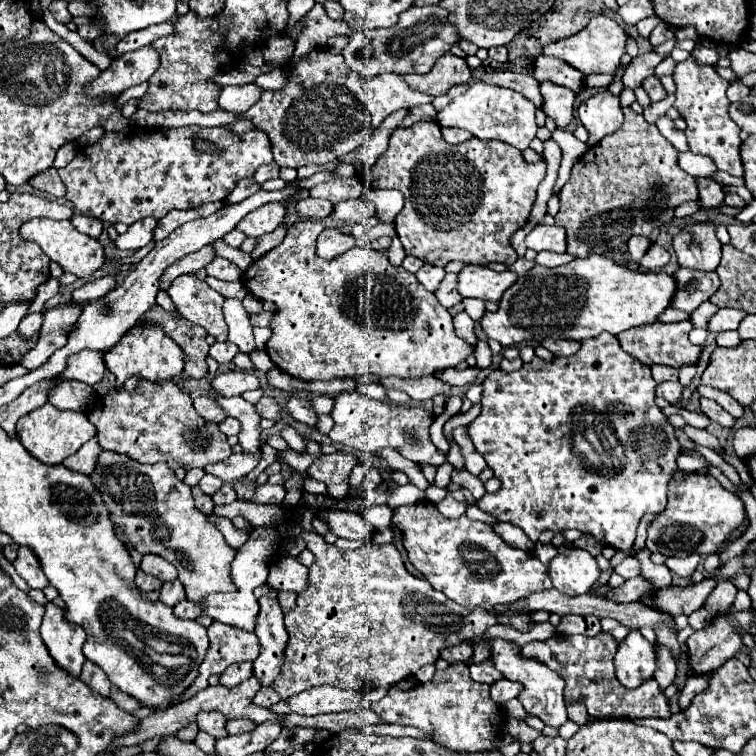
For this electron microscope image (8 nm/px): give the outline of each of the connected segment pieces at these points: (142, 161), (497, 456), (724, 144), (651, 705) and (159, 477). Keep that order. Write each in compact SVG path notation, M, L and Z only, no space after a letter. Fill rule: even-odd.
M184 126L184 128L154 128L146 132L138 132L132 128L126 128L122 132L104 132L104 136L82 148L76 158L60 168L58 174L62 182L66 184L66 198L74 204L76 210L82 214L90 214L92 218L98 218L108 224L124 222L134 224L140 218L152 216L156 220L164 218L170 210L188 210L200 206L200 202L218 202L226 200L226 196L234 190L236 182L242 178L254 176L258 166L270 164L274 160L272 146L268 136L262 130L248 130L242 134L232 134L224 126L218 128L200 128L200 140L212 142L220 152L200 152L194 146L194 136L198 132L198 126Z
M600 334L596 338L586 338L582 340L580 350L574 356L568 358L552 358L552 360L542 360L538 356L532 358L532 362L526 362L520 370L516 372L502 372L502 370L492 370L490 376L486 376L486 380L482 382L484 392L482 392L482 414L470 424L468 434L476 446L476 452L480 452L488 464L488 468L494 470L494 476L502 482L502 488L496 494L486 494L484 498L480 498L476 502L478 508L482 508L484 512L496 516L502 522L510 522L518 528L522 528L526 532L526 536L536 542L542 530L552 530L552 532L564 532L570 528L576 528L580 532L592 534L598 540L604 540L608 546L614 548L622 548L628 550L634 544L636 538L636 528L640 518L646 512L660 512L658 508L666 506L666 492L668 492L668 484L674 478L678 466L676 466L676 458L680 456L680 442L676 440L674 434L674 426L668 422L668 418L662 414L662 410L656 406L654 402L654 390L656 390L656 382L650 374L650 368L640 366L640 362L636 362L630 354L626 354L620 344L616 342L616 336L612 334ZM586 436L596 436L596 444L592 444Z
M692 58L676 64L674 72L674 82L676 82L676 102L674 108L680 112L680 116L686 120L686 138L690 152L694 154L704 154L716 162L716 166L722 172L728 172L730 176L742 176L742 160L740 160L740 128L736 122L732 122L728 114L728 98L726 98L726 80L722 80L714 66L700 66ZM684 84L694 84L684 90Z
M600 632L598 636L552 636L546 642L532 642L522 648L522 656L528 658L540 658L548 668L562 674L566 680L566 698L578 700L584 698L590 718L606 718L606 716L622 716L622 718L668 718L670 706L666 696L658 690L658 682L650 678L640 686L640 690L624 690L614 676L614 654L618 650L618 644L614 638L606 632Z
M102 452L98 458L98 466L90 478L100 488L108 510L112 510L112 522L124 526L124 532L128 540L134 544L134 548L140 554L160 554L178 568L178 580L184 584L188 600L202 602L208 594L236 590L230 578L230 564L236 556L236 550L226 544L222 532L208 520L208 516L196 510L190 488L182 480L178 480L168 466L164 464L148 466L148 464L132 462L130 458L124 458L122 454ZM160 526L166 526L166 532L156 532Z

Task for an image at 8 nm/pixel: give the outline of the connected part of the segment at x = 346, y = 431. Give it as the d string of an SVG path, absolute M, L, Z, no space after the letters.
M342 392L336 396L336 406L330 416L334 418L334 428L328 436L338 446L348 446L370 456L380 456L382 448L394 448L416 464L430 464L436 468L446 462L446 454L440 452L430 440L430 424L434 422L434 414L422 406L398 406L372 400L360 392Z

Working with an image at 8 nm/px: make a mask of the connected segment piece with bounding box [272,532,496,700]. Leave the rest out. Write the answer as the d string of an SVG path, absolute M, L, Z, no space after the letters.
M308 532L308 534L302 534L302 538L306 542L306 548L316 556L316 560L308 568L308 586L298 594L296 608L292 608L290 612L284 614L284 626L286 626L286 632L288 632L288 642L286 642L286 648L284 648L282 670L280 670L280 674L276 676L276 680L272 684L272 687L278 692L282 700L288 700L290 696L296 696L296 694L300 694L300 692L304 692L308 688L324 686L324 684L330 684L330 686L336 686L336 688L352 688L352 690L360 690L360 692L394 686L400 680L412 678L418 668L436 662L436 658L440 656L440 648L462 644L462 642L470 642L472 634L484 634L490 626L496 624L496 614L488 614L486 610L472 610L472 612L468 612L462 606L458 606L456 602L448 600L442 592L436 592L424 578L412 576L406 570L406 566L402 562L402 556L400 556L400 552L396 550L394 544L384 544L384 546L366 546L364 544L364 546L360 546L356 550L338 550L336 546L326 544L324 538L318 536L318 534Z

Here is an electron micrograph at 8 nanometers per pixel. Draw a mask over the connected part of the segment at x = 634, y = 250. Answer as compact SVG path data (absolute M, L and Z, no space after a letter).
M632 236L632 238L628 240L628 254L630 254L630 258L632 258L634 262L640 262L640 258L646 254L646 250L648 250L650 244L652 244L652 242L650 242L646 236Z

